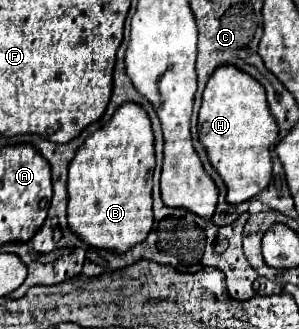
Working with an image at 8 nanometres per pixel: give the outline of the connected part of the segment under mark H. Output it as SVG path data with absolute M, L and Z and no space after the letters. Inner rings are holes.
M232 65L218 67L212 79L208 79L204 89L198 133L212 167L226 183L228 203L232 205L244 203L270 185L272 181L270 149L274 147L278 131L280 127L276 117L270 113L264 87L248 73Z

